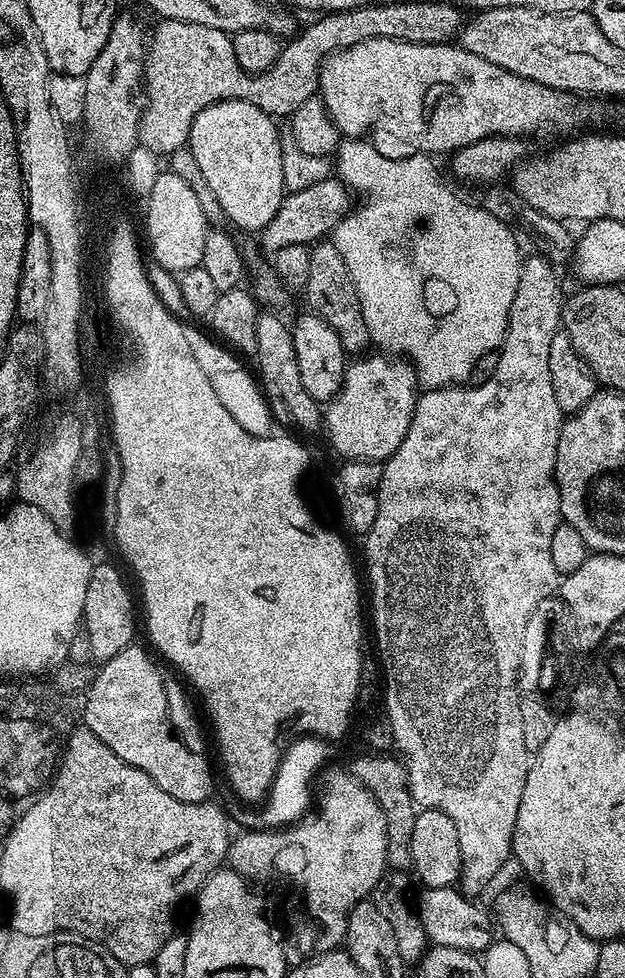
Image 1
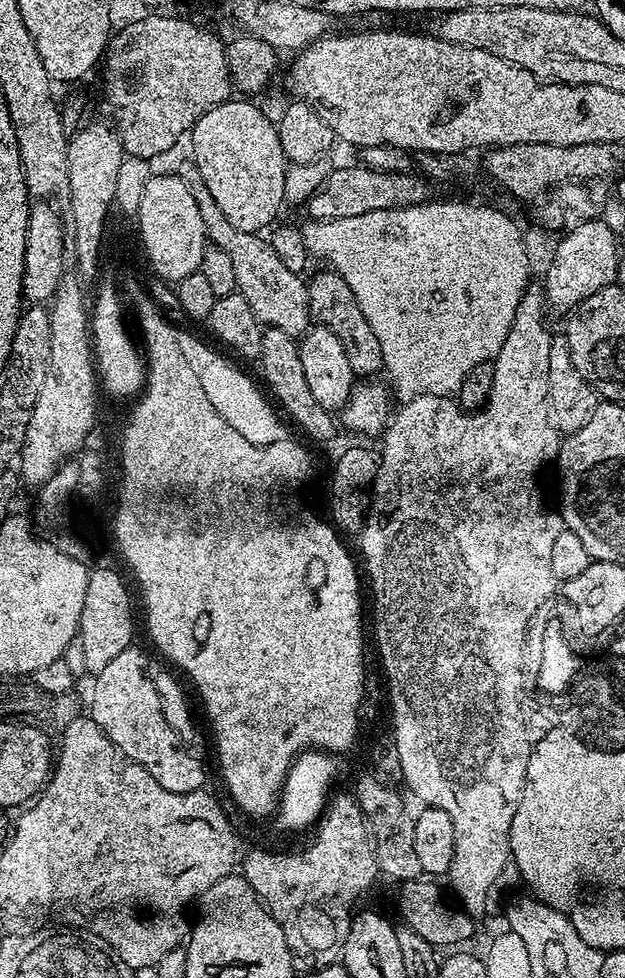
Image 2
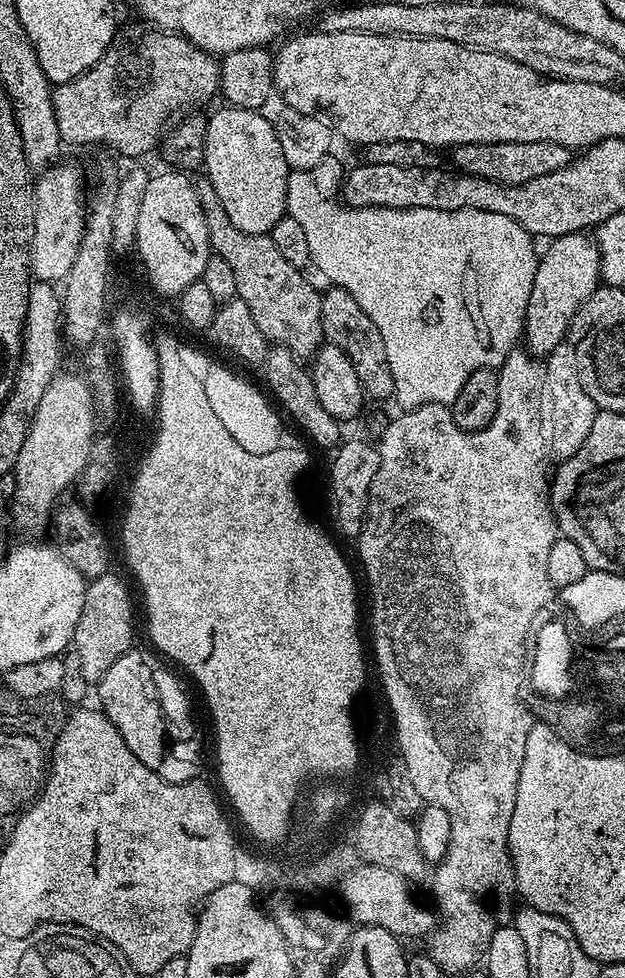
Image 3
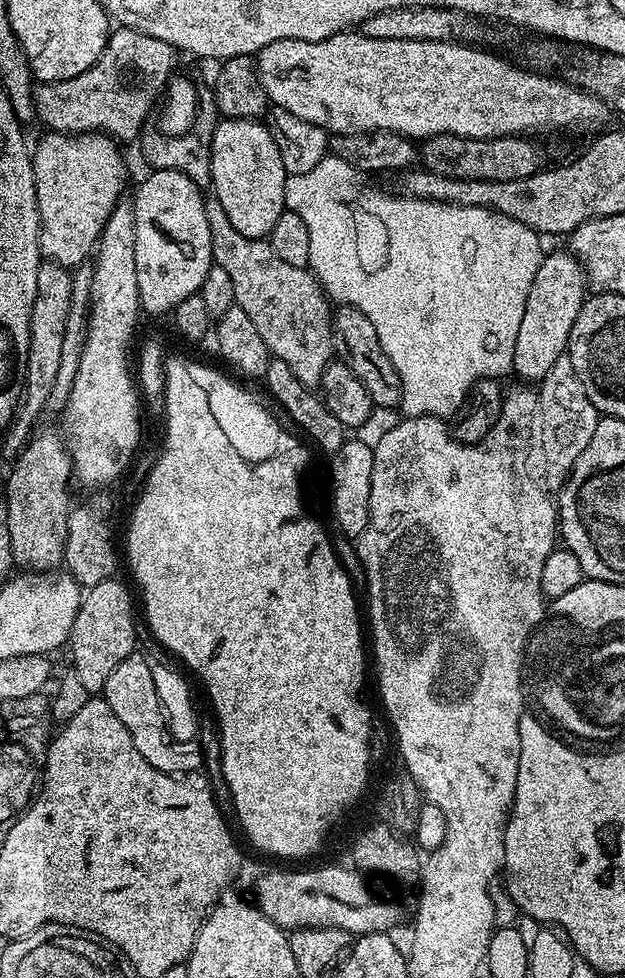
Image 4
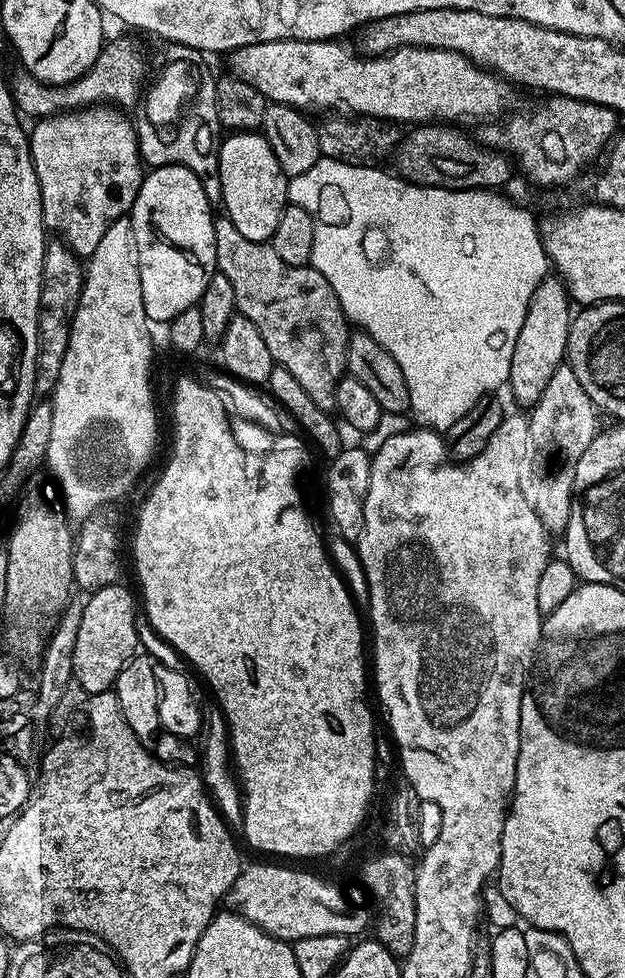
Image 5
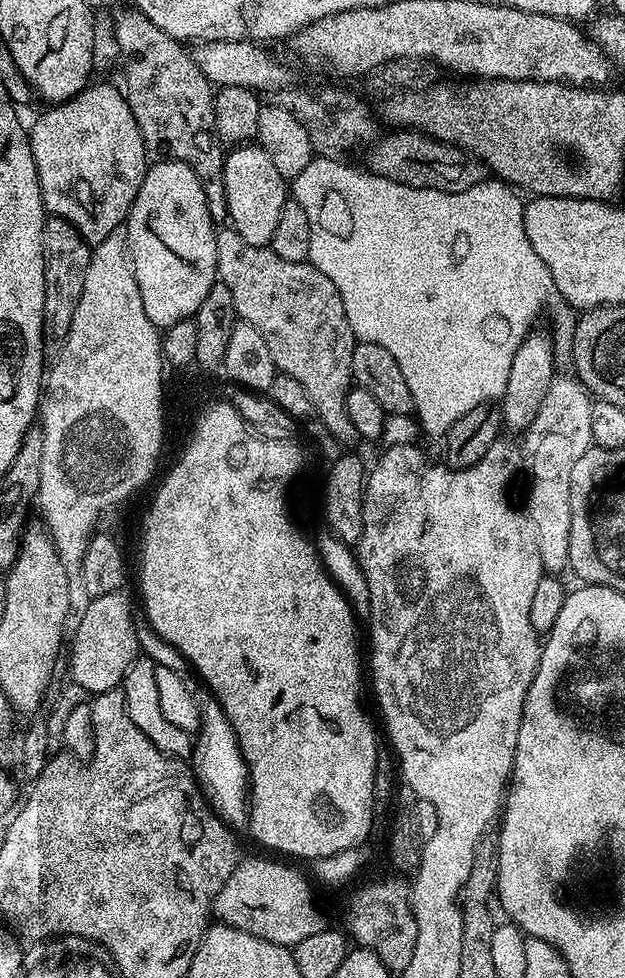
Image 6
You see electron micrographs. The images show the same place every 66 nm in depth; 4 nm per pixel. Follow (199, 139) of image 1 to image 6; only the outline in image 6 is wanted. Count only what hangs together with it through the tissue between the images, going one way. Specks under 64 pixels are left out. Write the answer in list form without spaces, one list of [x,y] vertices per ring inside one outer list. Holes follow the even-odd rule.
[[[249,142],[233,147],[225,155],[224,189],[228,220],[233,230],[246,238],[250,246],[269,247],[274,238],[274,229],[278,227],[278,217],[282,215],[282,206],[290,199],[290,188],[259,143]]]

